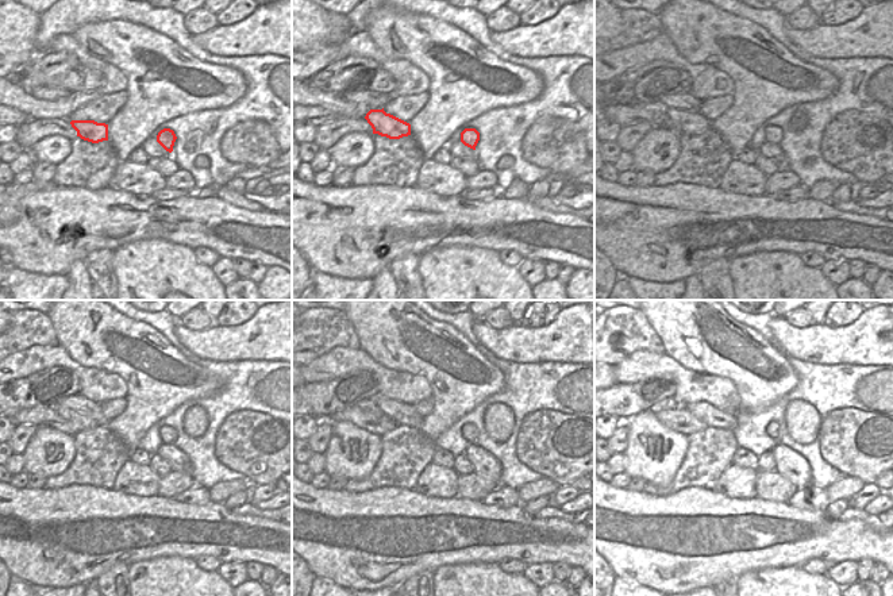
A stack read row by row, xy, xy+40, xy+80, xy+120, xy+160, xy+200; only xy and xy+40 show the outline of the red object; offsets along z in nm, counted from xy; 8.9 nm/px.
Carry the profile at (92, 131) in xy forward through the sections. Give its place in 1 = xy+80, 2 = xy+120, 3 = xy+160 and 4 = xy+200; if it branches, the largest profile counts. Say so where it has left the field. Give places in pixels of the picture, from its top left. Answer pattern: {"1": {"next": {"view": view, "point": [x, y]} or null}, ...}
{"1": {"next": {"view": "xy+80", "point": [692, 123]}}, "2": {"next": {"view": "xy+120", "point": [83, 423]}}, "3": {"next": {"view": "xy+160", "point": [366, 404]}}, "4": {"next": {"view": "xy+200", "point": [666, 403]}}}

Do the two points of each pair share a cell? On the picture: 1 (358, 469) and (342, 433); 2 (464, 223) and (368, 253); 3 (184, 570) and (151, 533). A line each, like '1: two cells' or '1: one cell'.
1: one cell
2: one cell
3: two cells

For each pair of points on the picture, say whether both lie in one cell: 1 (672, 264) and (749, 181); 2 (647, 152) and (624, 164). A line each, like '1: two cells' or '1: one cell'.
1: two cells
2: two cells

